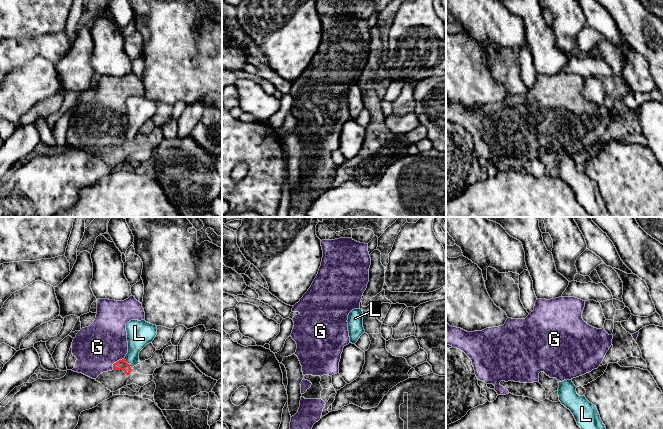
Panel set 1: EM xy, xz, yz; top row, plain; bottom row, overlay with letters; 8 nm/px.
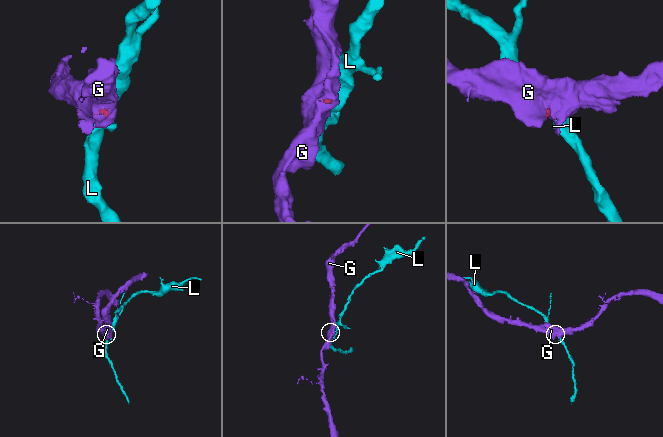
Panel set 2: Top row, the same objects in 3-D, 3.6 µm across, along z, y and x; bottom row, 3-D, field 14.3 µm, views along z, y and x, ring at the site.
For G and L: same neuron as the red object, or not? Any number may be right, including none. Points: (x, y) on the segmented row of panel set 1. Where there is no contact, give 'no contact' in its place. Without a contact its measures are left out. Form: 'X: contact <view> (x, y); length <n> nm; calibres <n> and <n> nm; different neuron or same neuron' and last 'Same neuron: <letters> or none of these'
G: contact xy (117, 361); length 140 nm; calibres 80 and 380 nm; same neuron
L: contact xy (128, 364); length 110 nm; calibres 80 and 190 nm; different neuron
Same neuron: G

